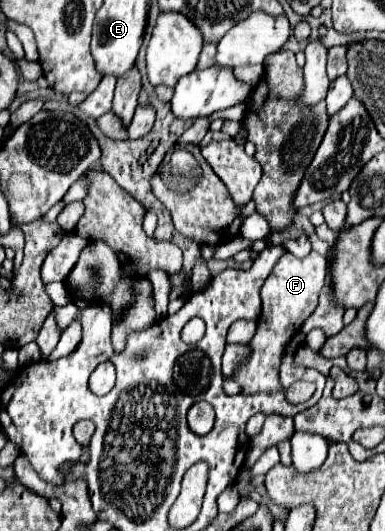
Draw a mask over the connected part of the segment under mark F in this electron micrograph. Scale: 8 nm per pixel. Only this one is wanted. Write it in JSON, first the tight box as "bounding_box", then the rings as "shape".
{"bounding_box":[235,252,325,394],"shape":[[[311,252],[307,258],[295,258],[291,254],[285,254],[273,266],[273,272],[269,274],[269,278],[261,288],[263,310],[261,310],[257,332],[249,342],[251,358],[235,374],[235,380],[243,386],[245,394],[253,394],[261,390],[265,392],[281,390],[279,364],[281,364],[283,350],[287,342],[301,330],[301,324],[313,314],[313,308],[317,308],[323,280],[325,280],[325,258],[317,252]]]}

